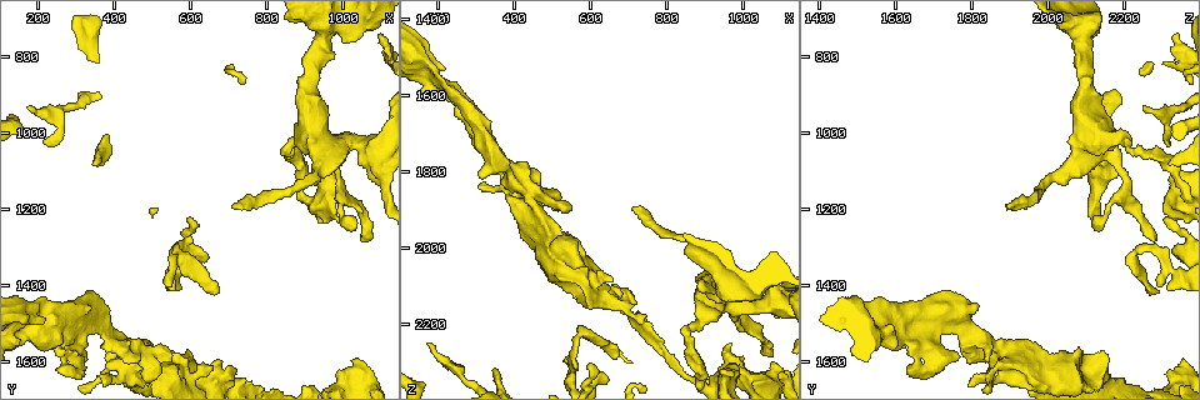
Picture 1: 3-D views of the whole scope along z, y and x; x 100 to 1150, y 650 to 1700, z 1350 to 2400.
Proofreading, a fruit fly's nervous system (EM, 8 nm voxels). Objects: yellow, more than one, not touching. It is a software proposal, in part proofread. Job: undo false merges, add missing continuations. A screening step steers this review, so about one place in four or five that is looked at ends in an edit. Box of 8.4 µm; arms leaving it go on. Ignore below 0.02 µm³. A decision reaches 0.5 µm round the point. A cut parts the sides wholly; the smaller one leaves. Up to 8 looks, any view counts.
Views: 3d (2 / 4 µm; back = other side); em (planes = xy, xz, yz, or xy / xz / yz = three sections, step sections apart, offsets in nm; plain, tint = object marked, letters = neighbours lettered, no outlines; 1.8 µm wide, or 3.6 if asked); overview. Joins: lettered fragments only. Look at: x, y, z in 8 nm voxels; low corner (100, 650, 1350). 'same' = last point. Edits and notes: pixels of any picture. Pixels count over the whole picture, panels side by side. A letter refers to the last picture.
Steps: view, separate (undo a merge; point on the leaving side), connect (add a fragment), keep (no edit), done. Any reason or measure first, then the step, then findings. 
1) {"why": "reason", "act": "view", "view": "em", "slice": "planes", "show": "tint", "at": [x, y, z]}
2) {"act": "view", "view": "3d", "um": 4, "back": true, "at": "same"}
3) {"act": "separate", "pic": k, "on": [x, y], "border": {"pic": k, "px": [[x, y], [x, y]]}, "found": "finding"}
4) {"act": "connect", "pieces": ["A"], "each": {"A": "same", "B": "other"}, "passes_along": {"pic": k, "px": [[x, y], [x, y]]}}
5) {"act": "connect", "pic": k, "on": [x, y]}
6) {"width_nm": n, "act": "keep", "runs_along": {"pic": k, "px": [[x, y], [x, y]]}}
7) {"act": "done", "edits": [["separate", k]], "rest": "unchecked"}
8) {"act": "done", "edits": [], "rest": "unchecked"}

{"why": "free end", "act": "view", "view": "em", "slice": "xz", "step": 16, "show": "tint", "at": [720, 1185, 1895]}

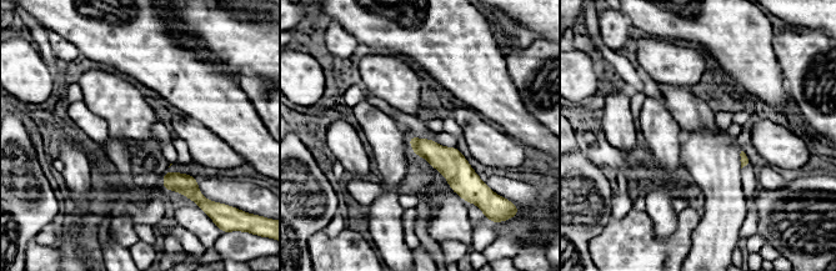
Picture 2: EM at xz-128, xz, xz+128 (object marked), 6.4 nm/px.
{"act": "view", "view": "em", "slice": "xy", "step": 16, "show": "letters", "at": "same"}

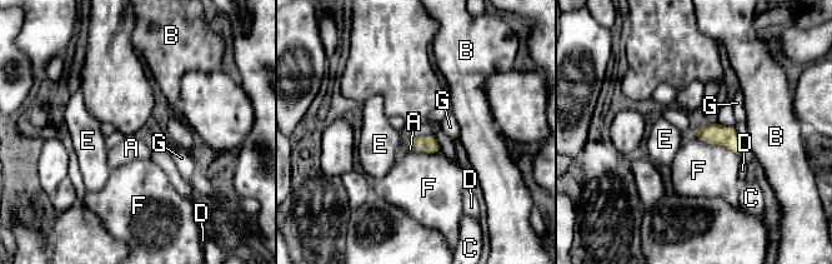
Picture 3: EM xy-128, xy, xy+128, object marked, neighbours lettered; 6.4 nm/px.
{"width_nm": 120, "act": "connect", "pieces": ["A"], "each": {"A": "same", "B": "other", "C": "other", "D": "other", "E": "other", "F": "other", "G": "other"}, "passes_along": {"pic": 3, "px": [[429, 143], [414, 145], [410, 149]]}, "found": "the neuron continues"}

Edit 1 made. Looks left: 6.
{"why": "narrows sharply", "act": "view", "view": "3d", "um": 4, "at": [955, 1035, 2115]}

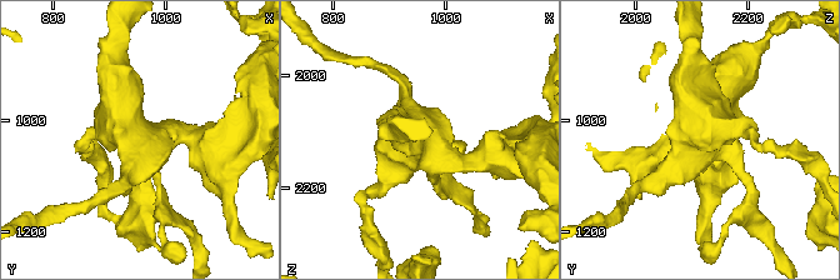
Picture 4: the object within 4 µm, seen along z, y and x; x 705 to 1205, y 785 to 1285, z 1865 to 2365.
{"why": "shape alone is not enough", "act": "view", "view": "em", "um": 3.6, "slice": "xz", "step": 8, "show": "tint", "at": [955, 1035, 2120]}

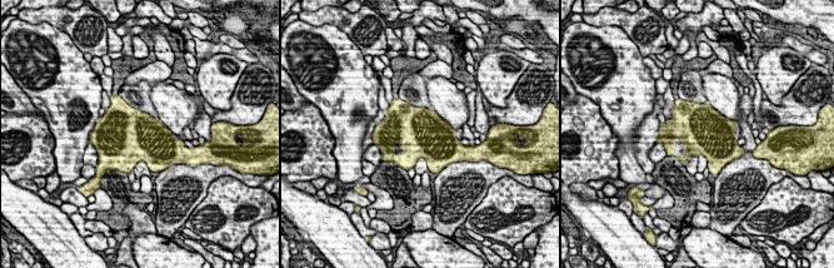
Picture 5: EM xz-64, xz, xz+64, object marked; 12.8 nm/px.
{"why": "another direction", "act": "view", "view": "em", "um": 3.6, "slice": "planes", "show": "letters", "at": "same"}

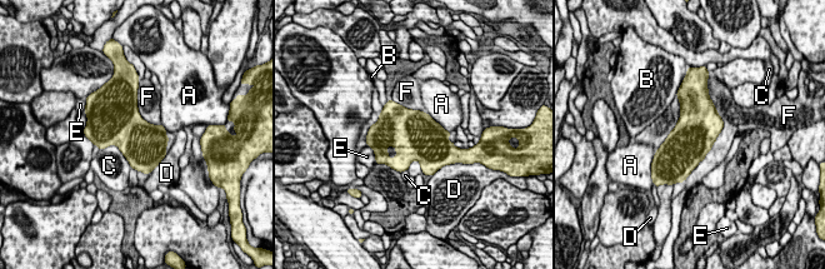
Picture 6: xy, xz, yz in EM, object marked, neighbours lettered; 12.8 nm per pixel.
{"longest_contact_nm": ["F", 750], "act": "keep", "each": {"A": "other", "B": "other", "C": "other", "D": "other", "E": "other", "F": "other"}, "border": {"pic": 6, "px": [[678, 96], [679, 119], [655, 150]]}, "found": "one neuron here"}

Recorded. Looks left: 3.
{"why": "free end", "act": "view", "view": "em", "slice": "planes", "show": "letters", "at": [600, 1220, 2305]}

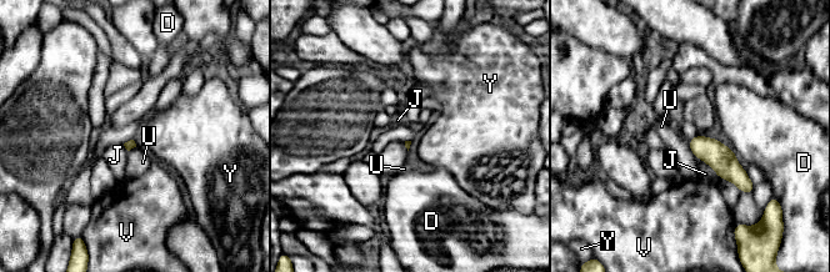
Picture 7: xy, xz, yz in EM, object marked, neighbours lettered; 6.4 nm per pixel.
{"act": "keep", "each": {"D": "other", "J": "other", "U": "other", "V": "other", "Y": "other"}, "runs_along": {"pic": 7, "px": [[691, 144], [710, 150], [746, 184]]}, "found": "none of them fits"}

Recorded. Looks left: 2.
{"act": "done", "edits": [["connect", 3]], "rest": "unchecked"}

